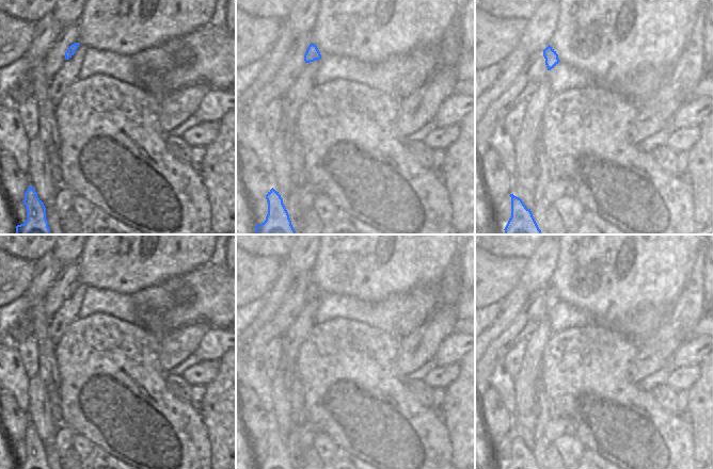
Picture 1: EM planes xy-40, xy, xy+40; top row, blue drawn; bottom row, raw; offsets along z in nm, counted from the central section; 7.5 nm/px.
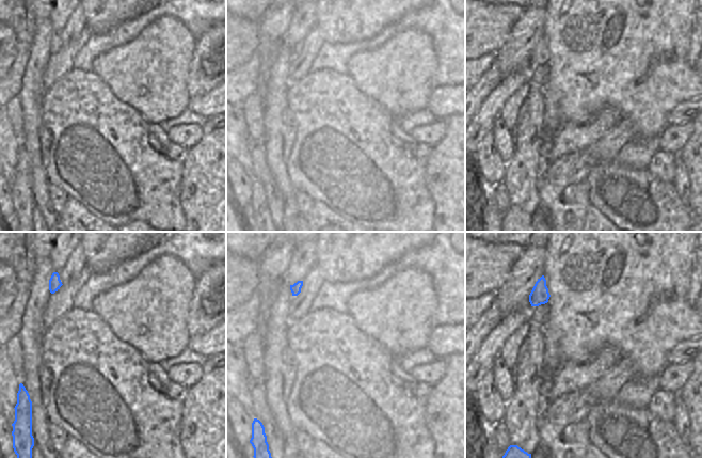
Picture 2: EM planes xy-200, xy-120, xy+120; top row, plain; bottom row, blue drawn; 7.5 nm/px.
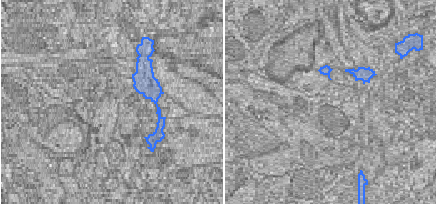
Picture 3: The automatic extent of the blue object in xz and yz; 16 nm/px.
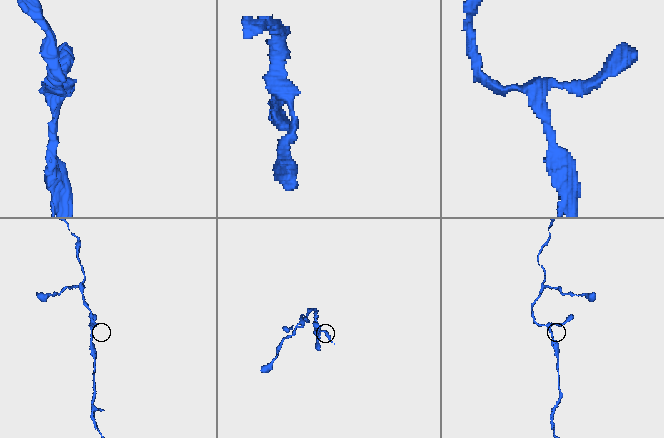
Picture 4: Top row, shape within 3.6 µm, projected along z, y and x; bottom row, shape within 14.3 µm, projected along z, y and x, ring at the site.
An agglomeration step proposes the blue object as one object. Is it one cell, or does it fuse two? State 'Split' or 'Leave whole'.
Leave whole

